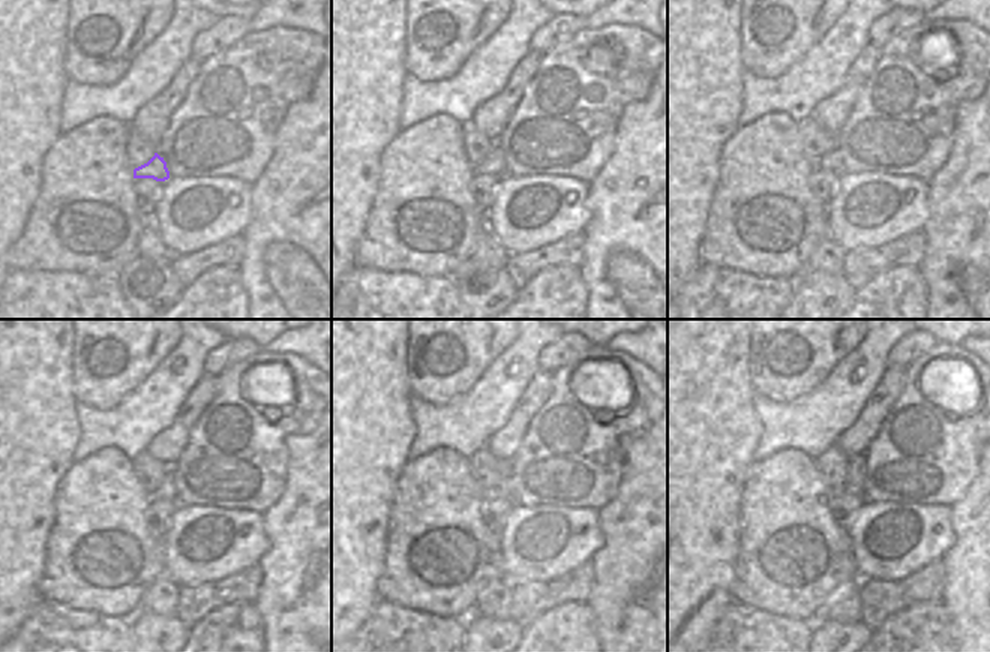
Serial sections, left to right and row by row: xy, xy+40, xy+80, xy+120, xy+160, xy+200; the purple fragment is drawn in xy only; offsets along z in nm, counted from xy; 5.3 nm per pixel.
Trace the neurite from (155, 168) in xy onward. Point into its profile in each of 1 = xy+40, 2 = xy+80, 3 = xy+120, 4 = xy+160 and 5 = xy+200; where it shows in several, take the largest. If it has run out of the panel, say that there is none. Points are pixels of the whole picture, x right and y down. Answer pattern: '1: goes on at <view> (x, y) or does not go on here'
1: goes on at xy+40 (494, 164)
2: goes on at xy+80 (833, 161)
3: goes on at xy+120 (167, 492)
4: goes on at xy+160 (503, 490)
5: goes on at xy+200 (845, 462)

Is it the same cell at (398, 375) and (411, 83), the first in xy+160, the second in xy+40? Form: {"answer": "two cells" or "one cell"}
{"answer": "two cells"}

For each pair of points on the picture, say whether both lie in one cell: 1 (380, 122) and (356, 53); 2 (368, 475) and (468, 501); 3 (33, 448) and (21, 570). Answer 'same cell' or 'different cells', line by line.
1: same cell
2: different cells
3: same cell

